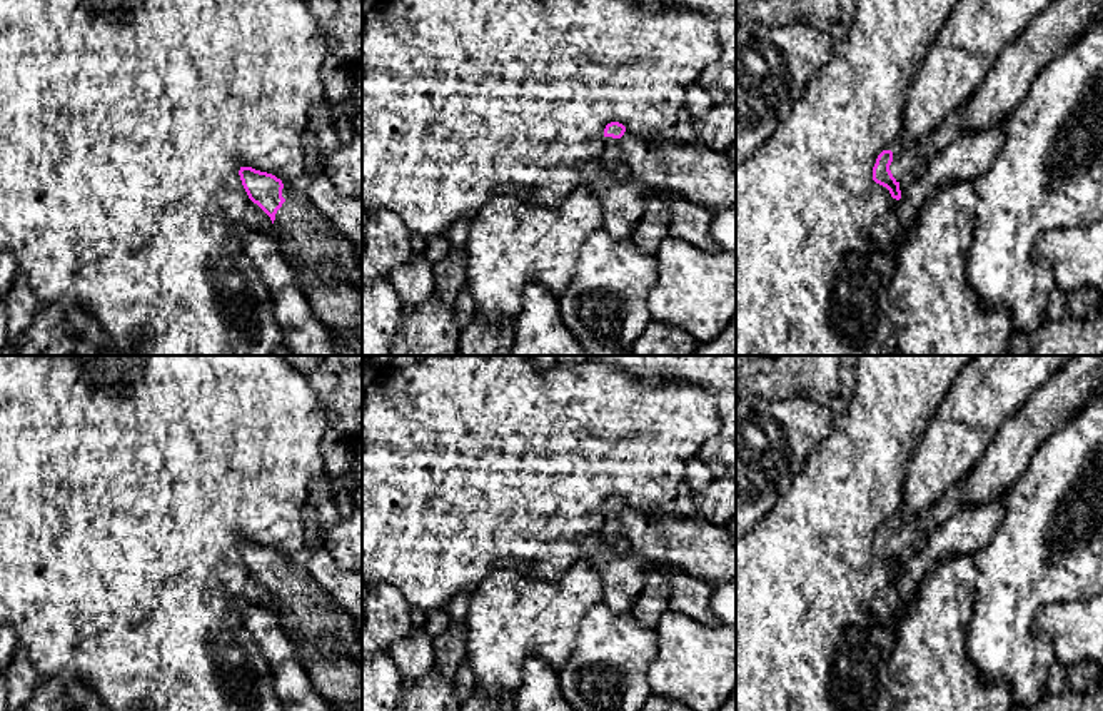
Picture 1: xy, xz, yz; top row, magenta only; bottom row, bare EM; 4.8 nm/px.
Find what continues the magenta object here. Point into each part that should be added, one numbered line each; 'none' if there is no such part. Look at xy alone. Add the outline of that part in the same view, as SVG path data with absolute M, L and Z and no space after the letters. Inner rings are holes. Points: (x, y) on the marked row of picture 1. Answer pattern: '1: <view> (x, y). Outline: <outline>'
1: xy (306, 236). Outline: M284 184L285 202L275 214L272 235L292 264L327 264L339 277L362 275L352 242L335 229L305 194L305 187Z

